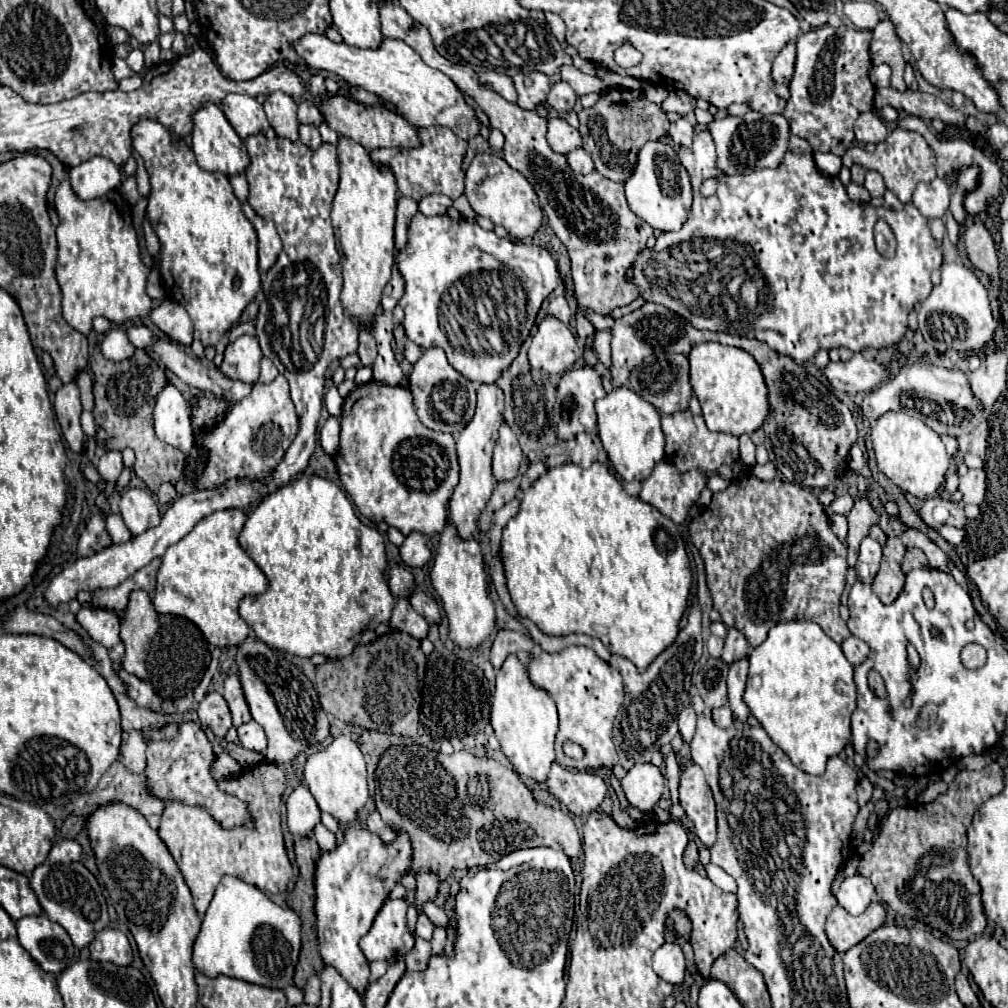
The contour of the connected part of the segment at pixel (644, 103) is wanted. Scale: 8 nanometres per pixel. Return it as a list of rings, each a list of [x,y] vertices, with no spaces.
[[[609,88],[601,92],[601,98],[591,108],[579,112],[579,132],[583,138],[583,150],[591,154],[595,170],[613,182],[625,182],[637,166],[637,150],[649,140],[661,140],[669,130],[669,120],[659,104],[645,98],[641,90]]]

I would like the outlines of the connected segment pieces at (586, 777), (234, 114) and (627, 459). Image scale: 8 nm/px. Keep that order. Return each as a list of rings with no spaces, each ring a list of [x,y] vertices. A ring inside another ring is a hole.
[[[553,762],[545,784],[547,792],[575,816],[597,810],[607,794],[607,784],[601,776],[563,768],[559,762]]]
[[[227,94],[221,106],[229,124],[243,140],[253,134],[265,133],[270,128],[263,106],[251,96]]]
[[[621,386],[595,404],[599,416],[599,438],[613,462],[615,470],[627,482],[643,482],[657,462],[665,460],[665,434],[657,408],[645,402],[637,392]]]

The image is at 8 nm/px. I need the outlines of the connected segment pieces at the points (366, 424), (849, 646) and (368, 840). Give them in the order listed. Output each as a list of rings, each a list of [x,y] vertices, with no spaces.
[[[371,380],[363,386],[357,386],[347,398],[345,398],[345,404],[343,404],[343,414],[341,414],[341,440],[339,440],[339,450],[337,454],[333,456],[333,462],[337,466],[337,472],[339,472],[339,480],[345,488],[345,492],[353,498],[355,506],[359,508],[359,512],[363,516],[367,516],[371,522],[381,522],[385,520],[389,526],[395,526],[403,532],[403,536],[409,536],[411,532],[421,532],[425,536],[433,536],[433,534],[439,534],[443,528],[445,528],[445,522],[447,522],[447,504],[449,504],[449,498],[459,482],[459,462],[457,462],[457,454],[455,454],[455,438],[451,434],[445,434],[445,432],[433,432],[429,430],[419,418],[417,418],[417,410],[413,406],[413,394],[409,394],[407,388],[403,386],[387,386],[387,384],[381,384],[377,380]]]
[[[851,636],[847,638],[843,644],[841,644],[843,652],[845,652],[845,658],[853,664],[853,666],[859,666],[867,656],[869,656],[869,646],[865,642],[861,642],[859,638]]]
[[[349,828],[343,842],[333,852],[321,852],[315,872],[315,914],[319,952],[327,966],[333,966],[359,994],[369,986],[369,962],[357,948],[363,934],[369,932],[377,912],[389,898],[401,874],[411,868],[411,840],[397,834],[391,846],[385,846],[375,834],[361,828]]]

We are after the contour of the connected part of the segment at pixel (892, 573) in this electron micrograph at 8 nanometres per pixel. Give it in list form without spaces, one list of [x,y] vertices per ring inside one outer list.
[[[889,538],[883,548],[881,570],[873,580],[873,592],[883,604],[891,604],[903,590],[905,574],[901,572],[901,560],[905,556],[905,546],[899,538]]]

